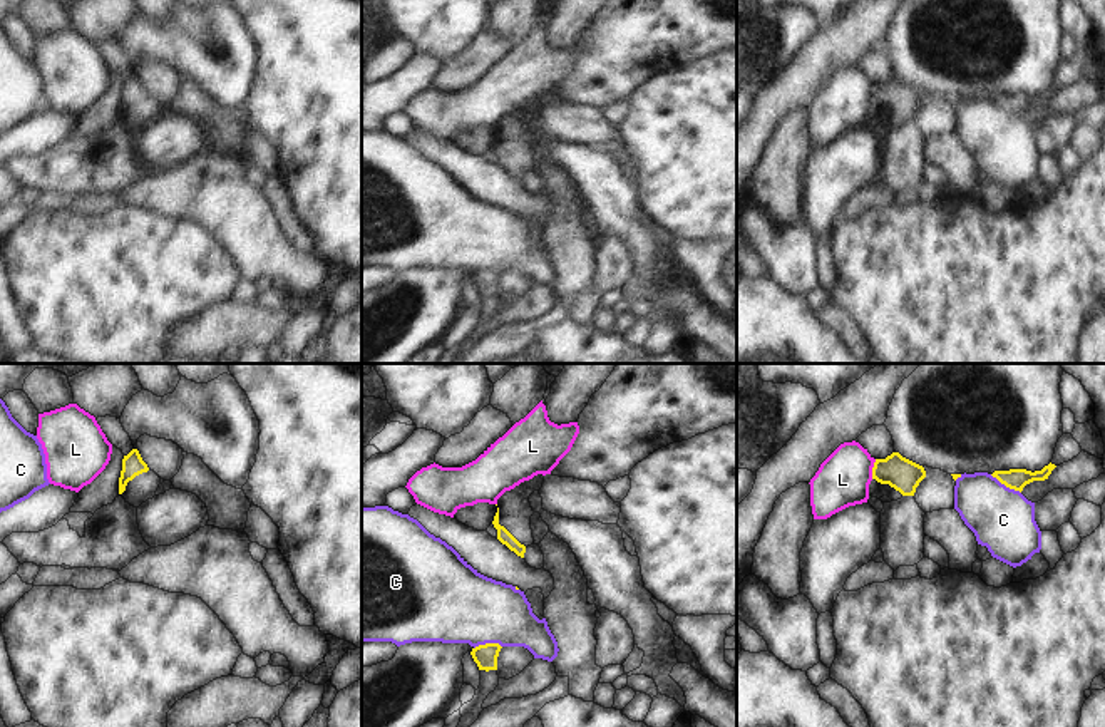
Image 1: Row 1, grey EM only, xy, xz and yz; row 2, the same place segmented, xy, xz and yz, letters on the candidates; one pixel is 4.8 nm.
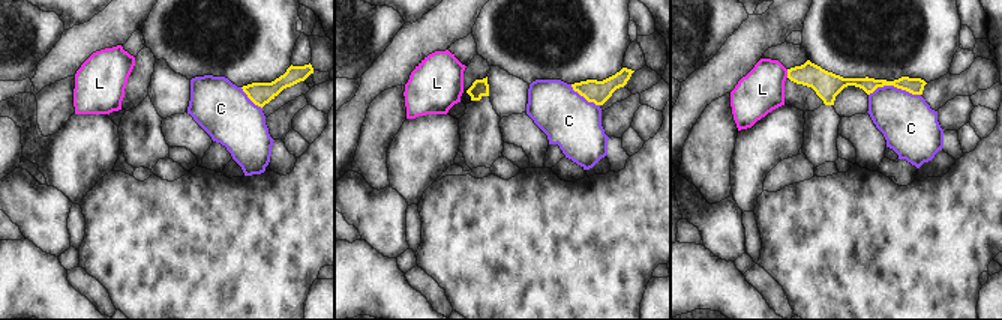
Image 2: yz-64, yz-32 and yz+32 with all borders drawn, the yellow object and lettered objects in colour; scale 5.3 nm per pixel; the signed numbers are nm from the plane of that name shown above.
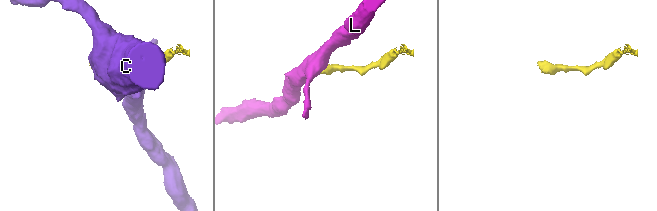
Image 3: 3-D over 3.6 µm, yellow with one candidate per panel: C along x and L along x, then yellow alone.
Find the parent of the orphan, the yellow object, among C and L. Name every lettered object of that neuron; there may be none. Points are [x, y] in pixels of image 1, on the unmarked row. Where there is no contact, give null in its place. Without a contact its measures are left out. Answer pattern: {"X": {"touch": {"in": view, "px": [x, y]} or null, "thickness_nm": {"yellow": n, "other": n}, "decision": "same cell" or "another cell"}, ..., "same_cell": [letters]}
{"C": {"touch": {"in": "yz", "px": [1005, 109]}, "thickness_nm": {"yellow": 100, "other": 300}, "decision": "another cell"}, "L": {"touch": {"in": "yz", "px": [873, 94]}, "thickness_nm": {"yellow": 160, "other": 260}, "decision": "another cell"}, "same_cell": []}

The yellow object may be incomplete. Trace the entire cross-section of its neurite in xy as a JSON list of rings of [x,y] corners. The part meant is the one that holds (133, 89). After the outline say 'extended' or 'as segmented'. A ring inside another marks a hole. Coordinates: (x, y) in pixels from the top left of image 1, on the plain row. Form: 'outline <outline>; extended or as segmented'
outline [[[137,74],[122,84],[119,119],[134,132],[156,121],[161,102],[147,92]]]; extended

